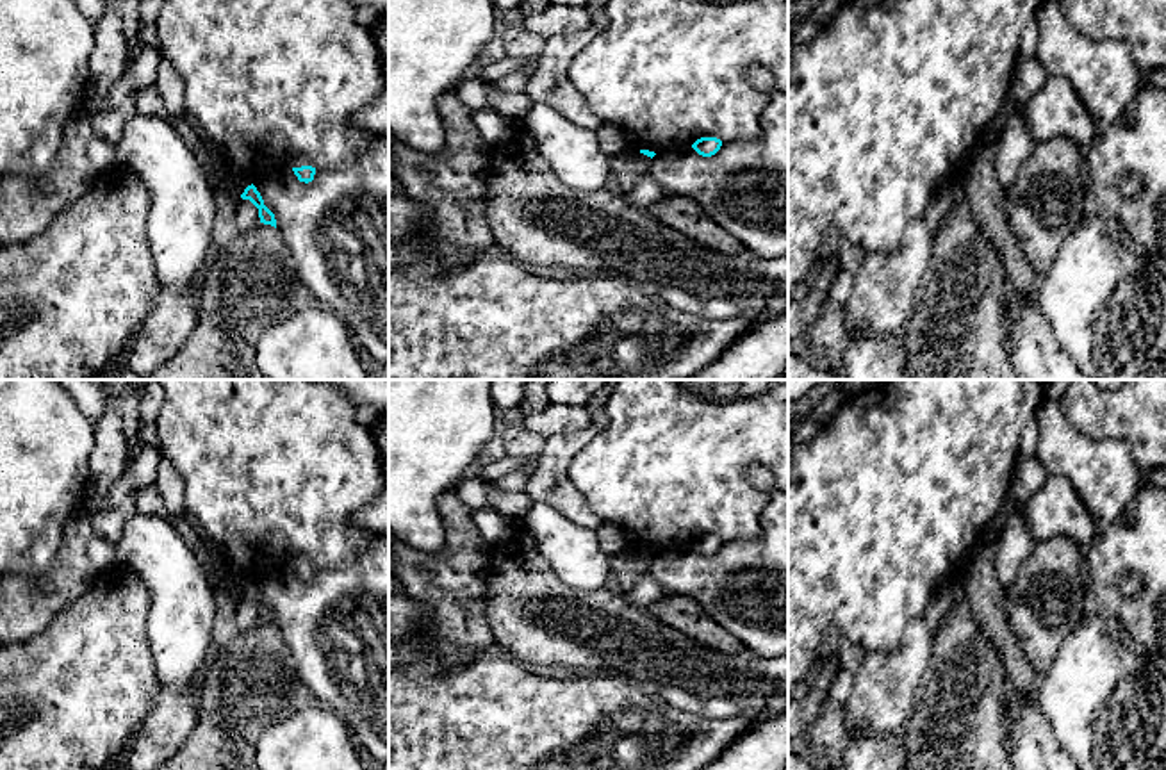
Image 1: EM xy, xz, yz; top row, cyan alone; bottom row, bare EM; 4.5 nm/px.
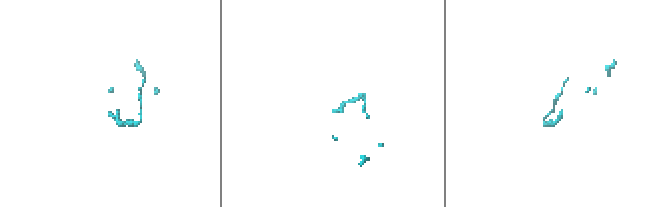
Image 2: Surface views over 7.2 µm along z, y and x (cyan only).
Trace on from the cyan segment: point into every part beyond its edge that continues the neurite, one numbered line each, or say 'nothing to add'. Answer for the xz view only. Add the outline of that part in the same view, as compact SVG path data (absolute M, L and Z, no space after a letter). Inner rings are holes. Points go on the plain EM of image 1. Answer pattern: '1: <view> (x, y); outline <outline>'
nothing to add

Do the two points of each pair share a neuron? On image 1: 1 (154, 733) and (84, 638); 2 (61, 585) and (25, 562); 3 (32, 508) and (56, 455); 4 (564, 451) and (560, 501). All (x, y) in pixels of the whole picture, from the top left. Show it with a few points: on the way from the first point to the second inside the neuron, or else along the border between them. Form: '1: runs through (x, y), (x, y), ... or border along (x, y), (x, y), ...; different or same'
1: border along (159, 683), (152, 706), (125, 751); different
2: border along (63, 535), (56, 557), (41, 574), (18, 574); different
3: runs through (32, 496), (32, 478), (43, 467); same
4: runs through (560, 464), (560, 489); same

